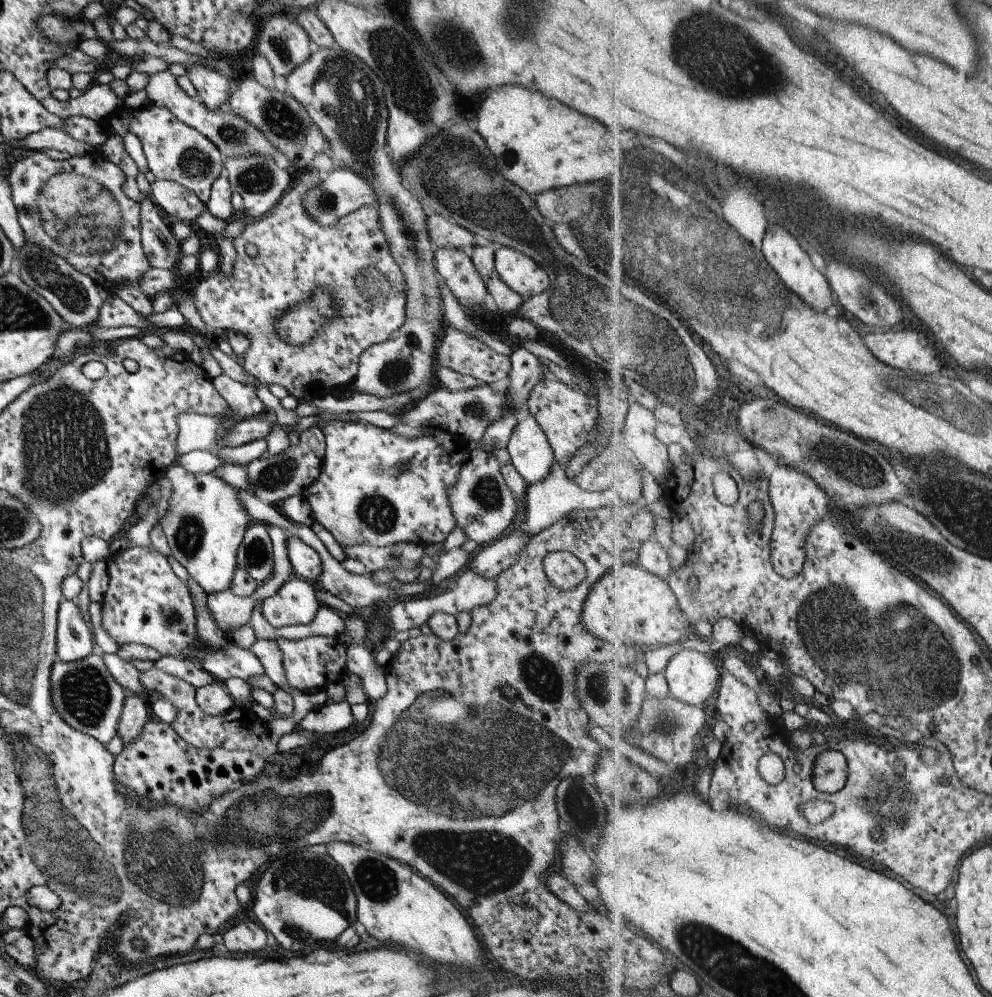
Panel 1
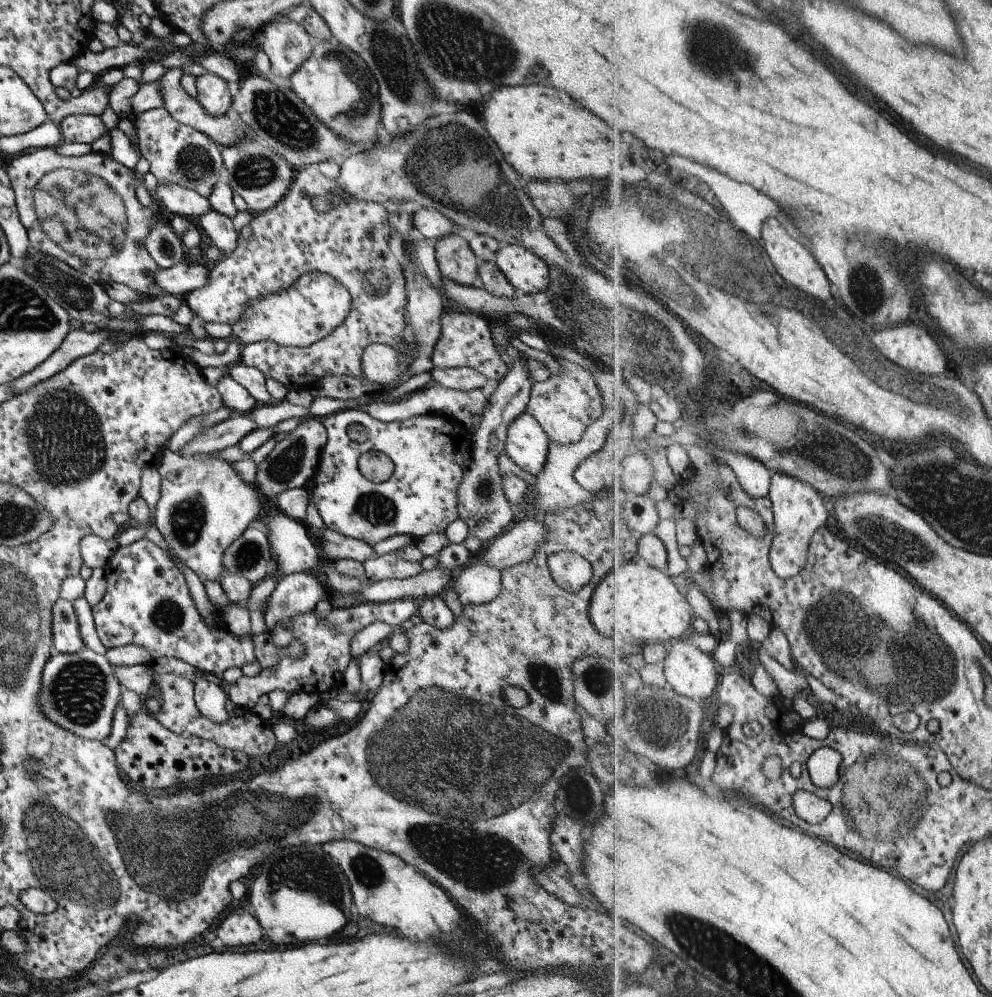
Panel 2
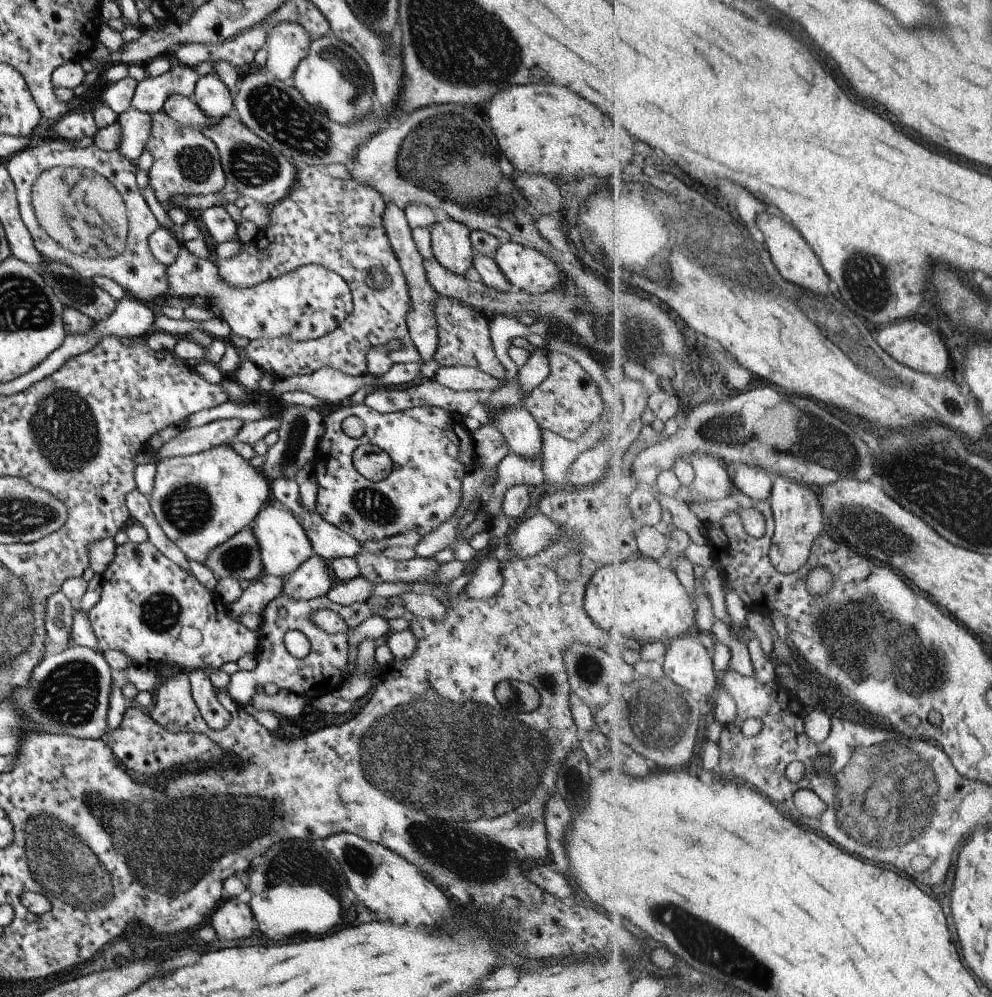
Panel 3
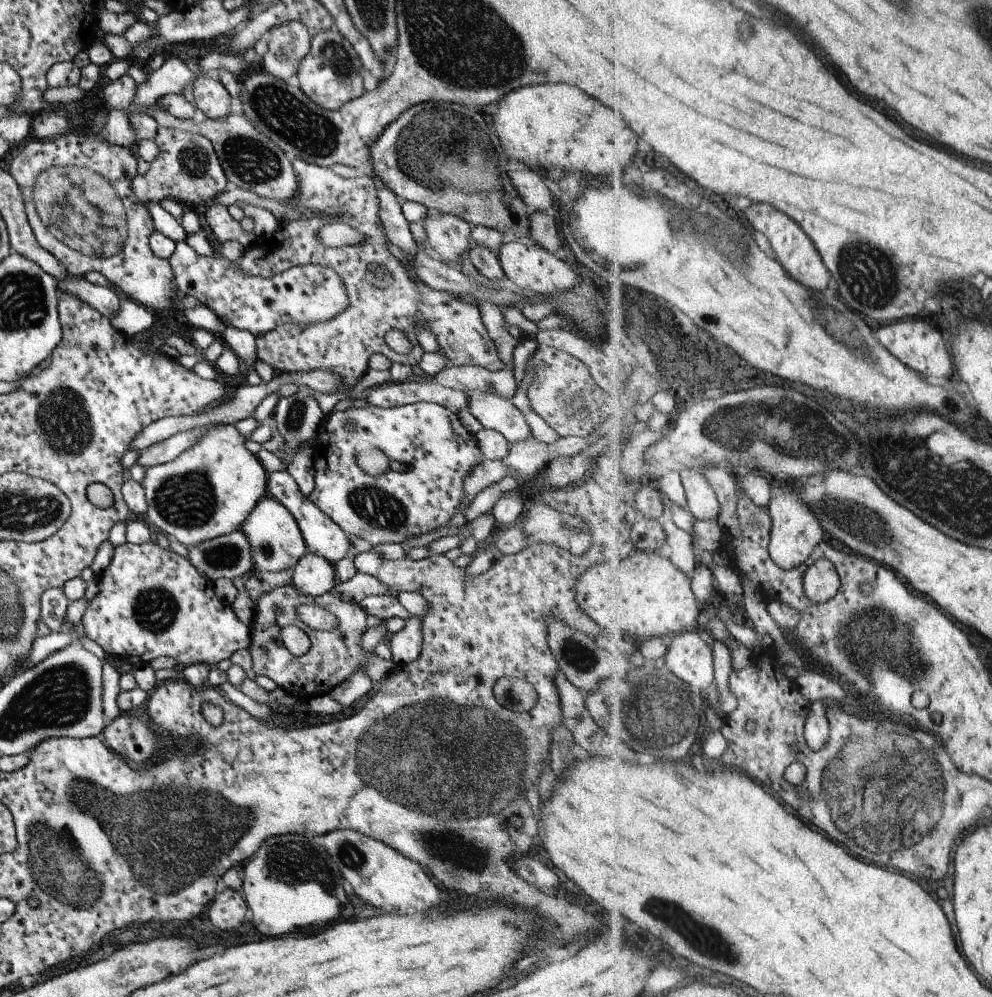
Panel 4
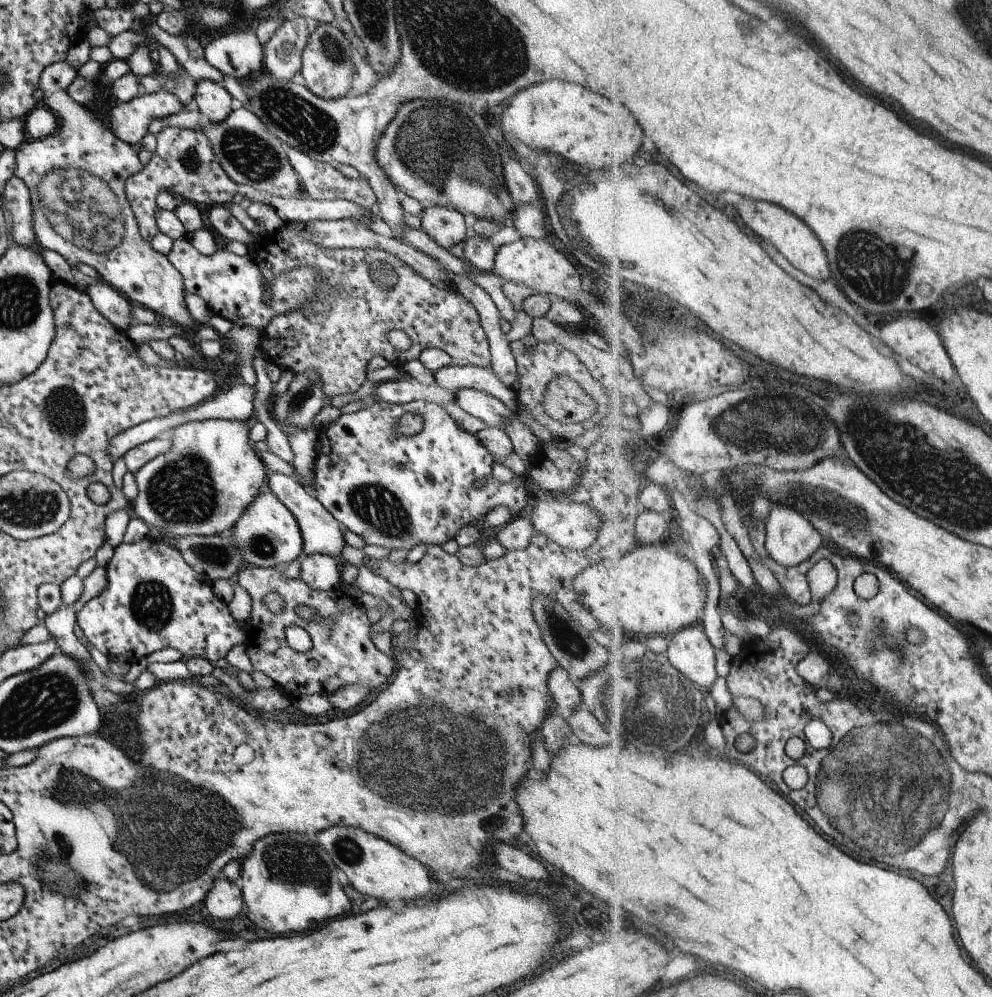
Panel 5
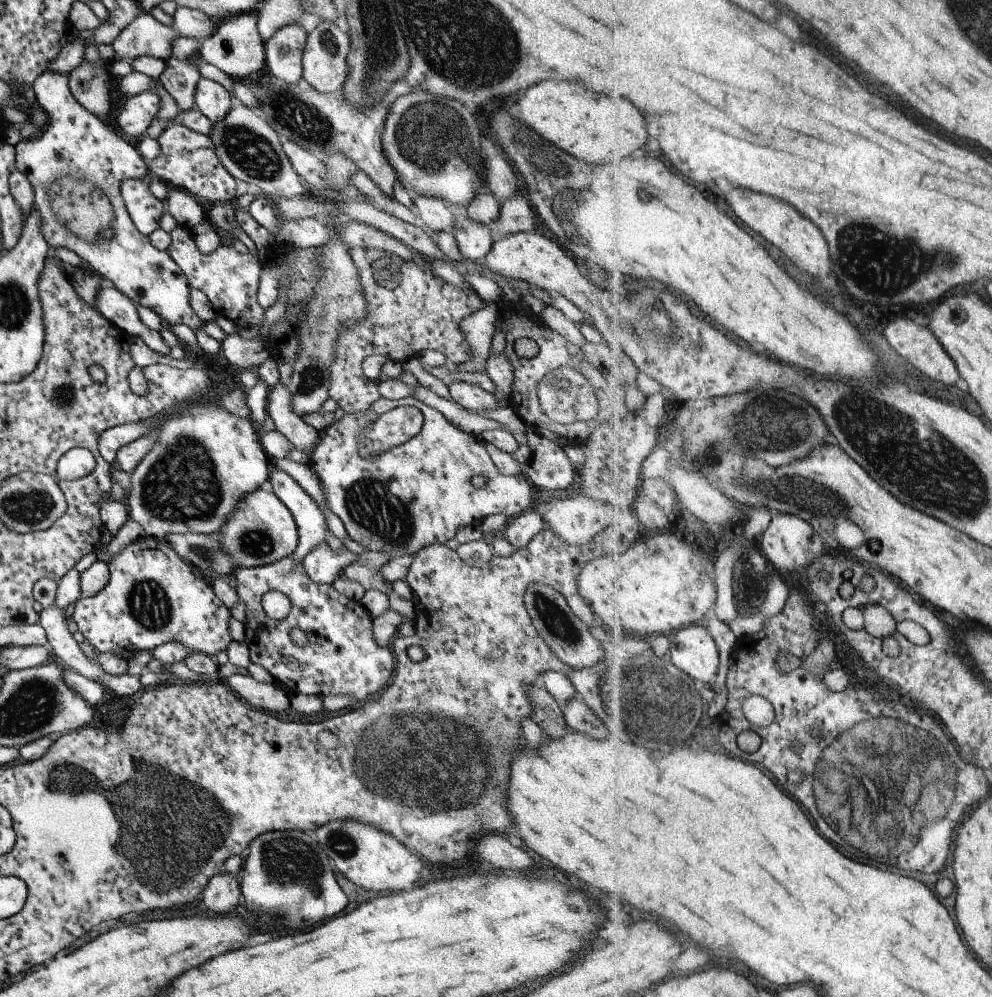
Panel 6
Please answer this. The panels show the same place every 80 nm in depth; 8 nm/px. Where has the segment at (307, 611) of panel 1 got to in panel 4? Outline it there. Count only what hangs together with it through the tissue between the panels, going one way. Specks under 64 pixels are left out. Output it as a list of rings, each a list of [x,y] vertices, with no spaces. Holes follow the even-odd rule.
[[[306,552],[292,566],[291,583],[300,593],[319,596],[336,585],[333,565],[322,556]]]

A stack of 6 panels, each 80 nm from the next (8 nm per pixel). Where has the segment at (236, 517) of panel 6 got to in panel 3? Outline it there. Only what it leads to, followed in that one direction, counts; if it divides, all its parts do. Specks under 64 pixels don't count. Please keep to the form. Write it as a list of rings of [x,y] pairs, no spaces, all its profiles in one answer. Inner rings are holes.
[[[265,503],[255,518],[252,518],[249,526],[255,537],[256,545],[259,547],[262,572],[271,574],[271,576],[280,576],[281,578],[287,576],[313,553],[299,521],[287,508],[283,508],[279,504]]]

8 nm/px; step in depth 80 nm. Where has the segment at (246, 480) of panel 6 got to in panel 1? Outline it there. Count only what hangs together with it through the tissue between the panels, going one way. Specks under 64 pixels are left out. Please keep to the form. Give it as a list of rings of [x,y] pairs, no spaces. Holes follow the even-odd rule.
[[[178,461],[164,468],[164,476],[171,483],[171,492],[167,500],[164,516],[158,520],[158,528],[165,535],[171,557],[181,563],[189,577],[199,584],[205,594],[222,591],[229,588],[233,571],[235,570],[236,548],[239,546],[243,533],[252,522],[249,514],[241,506],[237,498],[238,488],[230,486],[221,478],[217,478],[213,471],[191,474]]]

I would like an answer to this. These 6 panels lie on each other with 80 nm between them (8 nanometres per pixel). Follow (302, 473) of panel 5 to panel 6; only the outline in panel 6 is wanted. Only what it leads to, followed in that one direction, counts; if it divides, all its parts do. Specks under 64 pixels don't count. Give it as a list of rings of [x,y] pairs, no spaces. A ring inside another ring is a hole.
[[[278,381],[269,387],[266,394],[266,414],[275,430],[279,431],[297,450],[312,450],[320,441],[318,432],[304,423],[292,409],[292,396],[288,384]]]

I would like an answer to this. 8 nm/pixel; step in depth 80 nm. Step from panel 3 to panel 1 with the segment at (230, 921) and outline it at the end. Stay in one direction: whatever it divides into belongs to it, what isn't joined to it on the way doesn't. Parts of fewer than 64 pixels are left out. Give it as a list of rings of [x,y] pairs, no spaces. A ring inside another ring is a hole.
[[[241,920],[231,927],[223,934],[221,934],[223,946],[229,952],[241,952],[241,954],[249,954],[255,952],[259,948],[265,946],[267,934],[263,928],[260,928],[255,922],[251,920]]]

